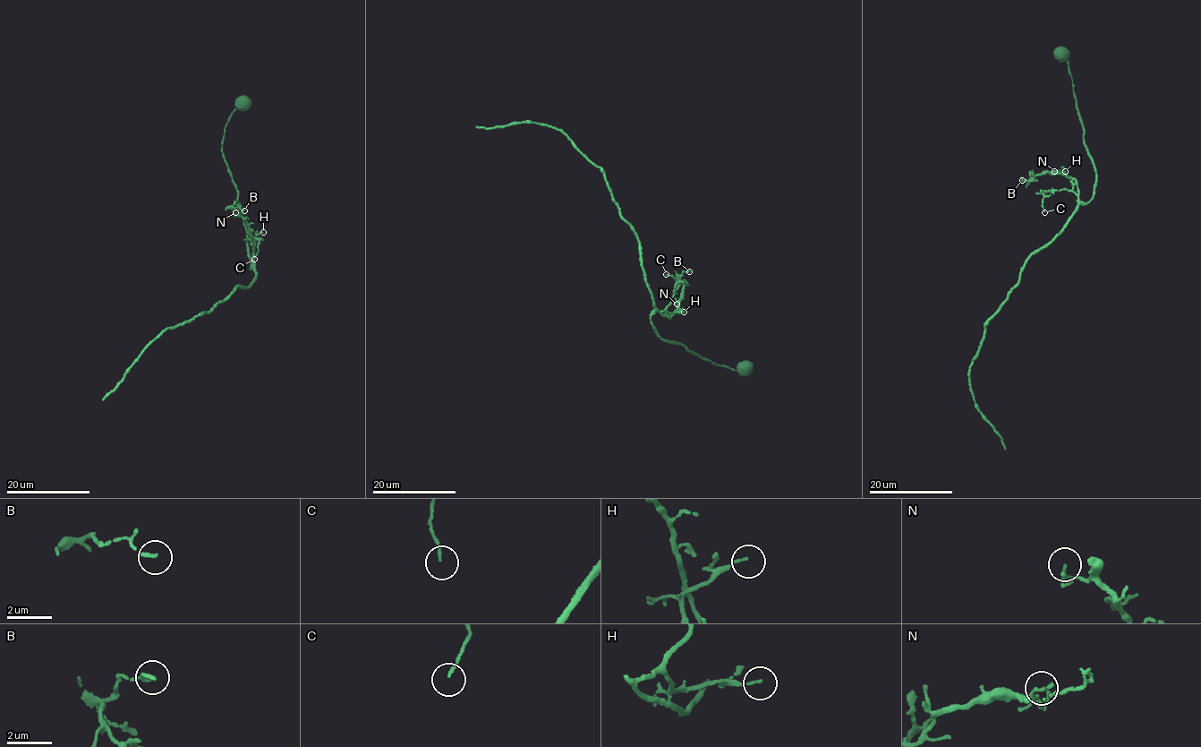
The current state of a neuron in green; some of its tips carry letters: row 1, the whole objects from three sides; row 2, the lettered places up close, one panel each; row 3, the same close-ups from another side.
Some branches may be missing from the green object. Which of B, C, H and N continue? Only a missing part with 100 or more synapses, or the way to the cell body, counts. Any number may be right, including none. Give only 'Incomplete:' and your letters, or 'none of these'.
Incomplete: none of these

